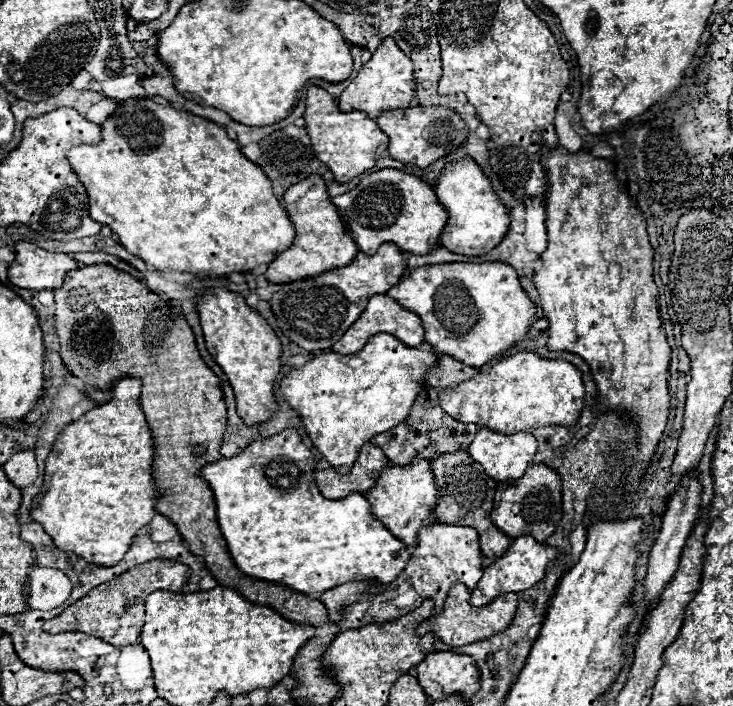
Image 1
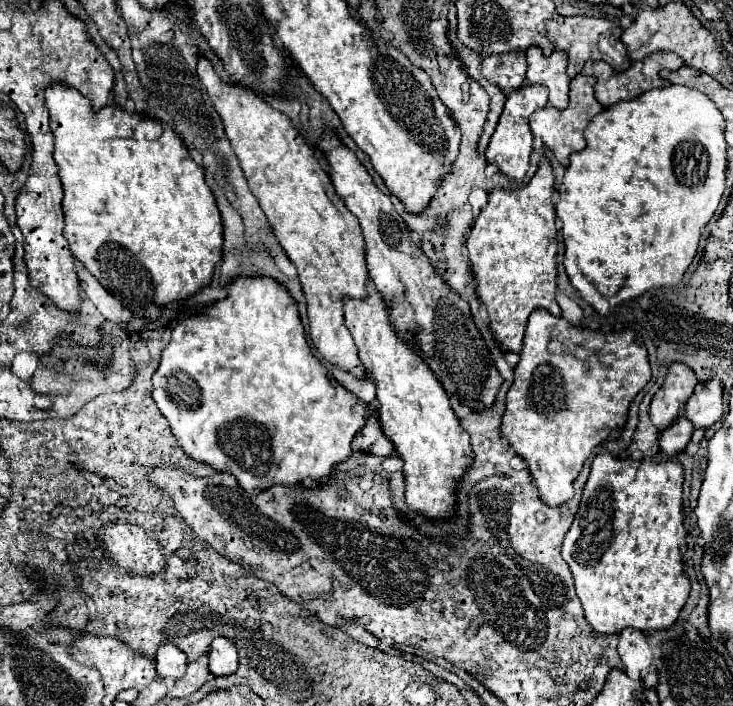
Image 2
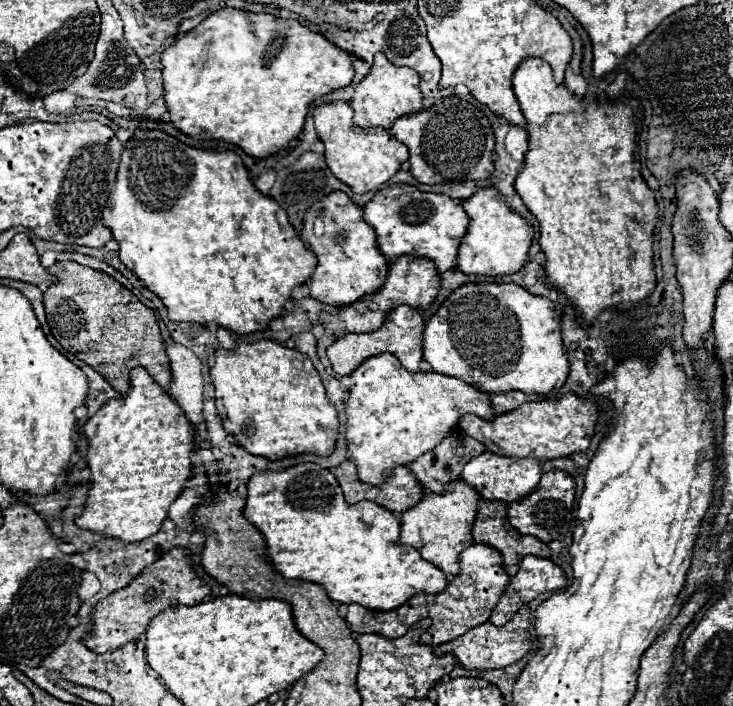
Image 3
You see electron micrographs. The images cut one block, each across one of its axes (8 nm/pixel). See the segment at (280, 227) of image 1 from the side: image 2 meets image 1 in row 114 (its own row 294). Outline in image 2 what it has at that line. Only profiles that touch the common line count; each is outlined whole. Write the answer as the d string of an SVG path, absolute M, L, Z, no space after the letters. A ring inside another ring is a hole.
M54 84L46 90L46 106L50 110L50 128L54 134L54 160L58 164L58 174L64 186L64 236L70 244L72 254L76 256L76 260L80 260L88 272L118 300L122 300L122 304L138 318L144 320L158 320L162 316L162 308L168 304L174 304L176 300L188 300L190 296L198 294L202 288L210 286L212 276L216 266L222 262L222 216L218 212L216 206L216 198L212 194L212 190L208 188L206 180L204 180L204 172L202 168L190 158L184 142L172 132L172 128L164 122L158 122L152 116L146 114L128 114L124 112L120 106L114 108L102 108L98 112L92 110L90 100L84 98L80 92L74 92L74 88L62 86L62 84Z

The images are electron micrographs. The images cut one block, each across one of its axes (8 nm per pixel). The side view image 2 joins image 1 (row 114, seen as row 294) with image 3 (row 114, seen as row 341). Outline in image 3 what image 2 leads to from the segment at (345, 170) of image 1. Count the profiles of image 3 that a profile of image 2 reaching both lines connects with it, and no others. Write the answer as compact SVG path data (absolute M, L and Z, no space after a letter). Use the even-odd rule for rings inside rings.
M328 102L312 110L314 124L318 138L324 142L326 164L332 174L348 184L354 194L364 194L370 190L378 190L386 180L390 180L398 170L400 164L408 160L408 148L394 138L384 128L364 130L352 122L352 108L348 102Z

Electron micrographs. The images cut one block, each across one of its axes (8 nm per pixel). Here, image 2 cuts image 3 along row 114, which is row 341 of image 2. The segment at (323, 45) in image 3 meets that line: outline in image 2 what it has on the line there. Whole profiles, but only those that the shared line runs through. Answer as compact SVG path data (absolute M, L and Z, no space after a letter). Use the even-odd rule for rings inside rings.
M246 276L234 278L234 282L228 286L228 298L226 300L212 304L208 310L204 310L204 314L190 316L190 318L182 320L180 324L176 324L176 328L172 330L172 340L164 348L160 366L152 376L152 382L154 382L152 398L158 406L158 410L164 414L164 418L168 418L168 424L170 424L180 448L190 458L194 458L198 462L206 462L220 472L230 472L248 494L262 492L270 486L298 484L298 482L304 482L308 478L320 482L322 478L332 474L336 464L340 464L340 462L348 460L348 456L352 456L350 442L356 436L356 432L366 424L364 404L354 402L356 396L350 390L342 388L328 374L328 370L318 362L318 358L312 356L312 350L306 342L306 336L300 332L302 324L300 324L300 316L298 316L298 306L290 306L290 304L292 304L292 298L286 292L286 288L272 278L246 278Z

